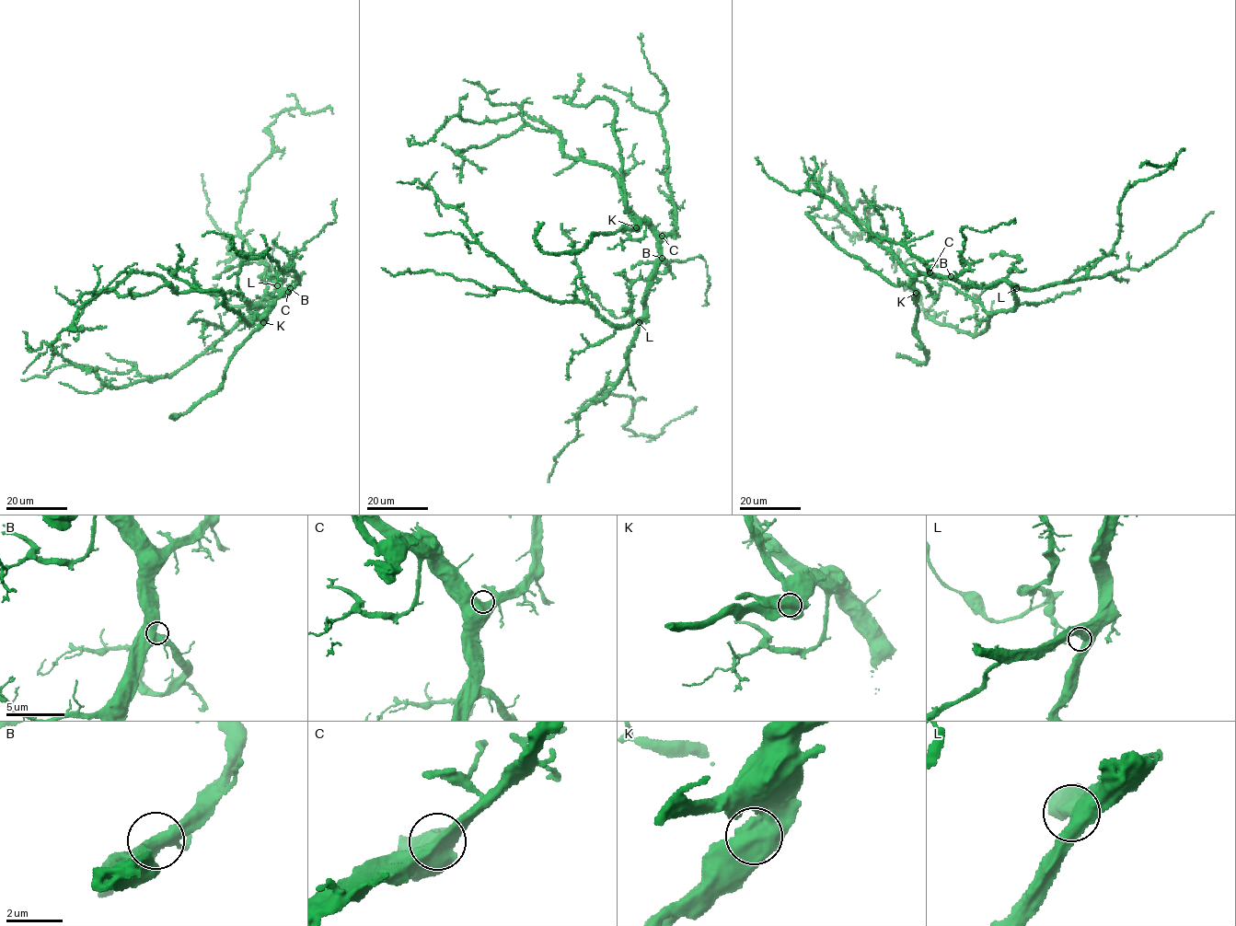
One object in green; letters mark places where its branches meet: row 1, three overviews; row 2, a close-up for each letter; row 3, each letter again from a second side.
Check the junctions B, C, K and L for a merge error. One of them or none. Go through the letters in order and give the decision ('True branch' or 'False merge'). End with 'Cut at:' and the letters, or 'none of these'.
B: True branch
C: True branch
K: True branch
L: True branch
Cut at: none of these

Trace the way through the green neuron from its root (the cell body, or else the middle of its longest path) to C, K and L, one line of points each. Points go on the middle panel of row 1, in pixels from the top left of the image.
C: (653, 268), (658, 262), (659, 239), (662, 236)
K: (653, 268), (658, 262), (657, 235), (649, 225), (642, 223), (636, 228)
L: (653, 268), (643, 317), (639, 322)

